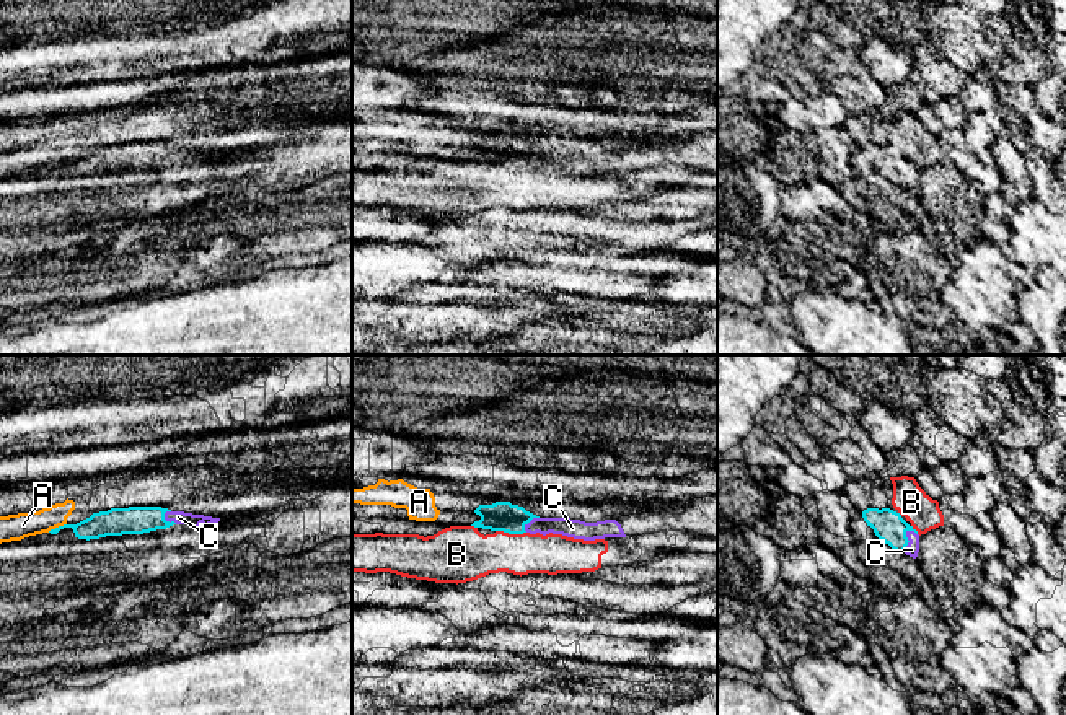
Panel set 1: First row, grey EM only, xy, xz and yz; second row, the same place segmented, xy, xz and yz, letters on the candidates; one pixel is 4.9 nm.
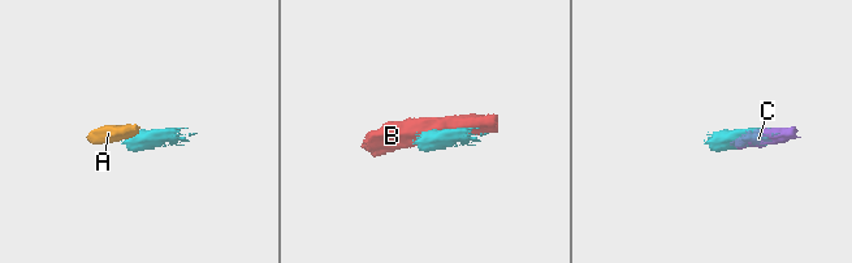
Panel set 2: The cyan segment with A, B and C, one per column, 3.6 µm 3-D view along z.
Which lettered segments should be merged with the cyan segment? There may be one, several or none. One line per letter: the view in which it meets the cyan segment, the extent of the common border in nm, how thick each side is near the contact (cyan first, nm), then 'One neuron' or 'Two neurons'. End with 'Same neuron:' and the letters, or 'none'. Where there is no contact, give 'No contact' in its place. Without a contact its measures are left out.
A: Touches cyan in xy. Shared border 100 nm. Thickness 130 nm (cyan) against 130 nm. Two neurons
B: Touches cyan in xz. Shared border 150 nm. Thickness 140 nm (cyan) against 260 nm. Two neurons
C: Touches cyan in yz. Shared border 120 nm. Thickness 160 nm (cyan) against 70 nm. One neuron
Same neuron: C

